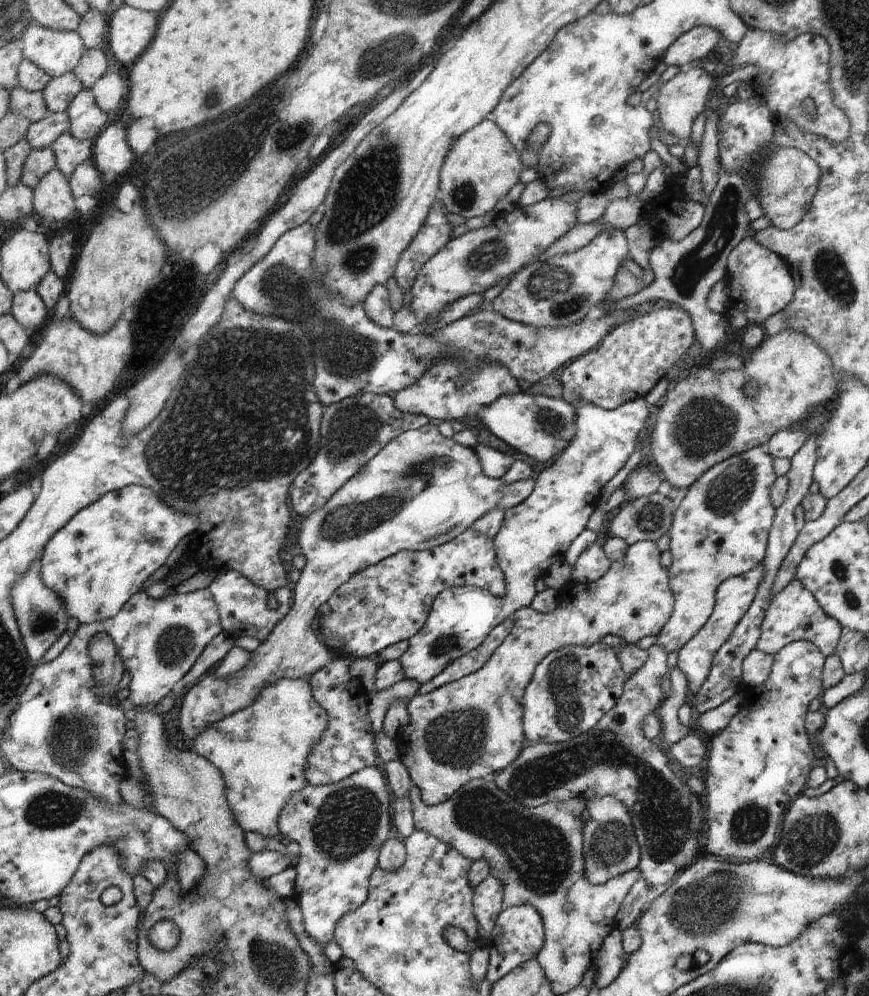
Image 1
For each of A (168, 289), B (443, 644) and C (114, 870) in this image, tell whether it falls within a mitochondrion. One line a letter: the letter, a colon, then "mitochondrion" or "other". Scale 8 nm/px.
A: other
B: mitochondrion
C: other

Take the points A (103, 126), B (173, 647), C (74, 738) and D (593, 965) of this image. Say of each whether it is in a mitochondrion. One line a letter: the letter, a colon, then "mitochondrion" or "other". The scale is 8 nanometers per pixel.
A: other
B: mitochondrion
C: mitochondrion
D: other

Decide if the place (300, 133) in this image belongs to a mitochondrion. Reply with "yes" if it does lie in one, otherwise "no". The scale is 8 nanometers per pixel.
no

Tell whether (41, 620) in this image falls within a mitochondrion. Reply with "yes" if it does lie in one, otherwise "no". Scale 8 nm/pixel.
yes

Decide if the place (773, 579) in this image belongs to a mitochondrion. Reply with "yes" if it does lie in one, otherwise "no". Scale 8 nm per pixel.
no

